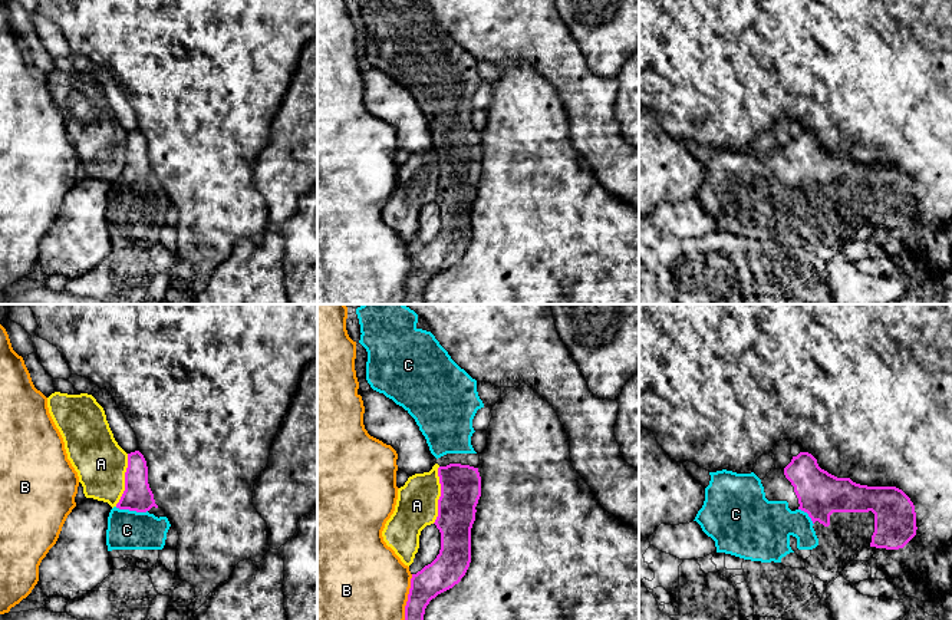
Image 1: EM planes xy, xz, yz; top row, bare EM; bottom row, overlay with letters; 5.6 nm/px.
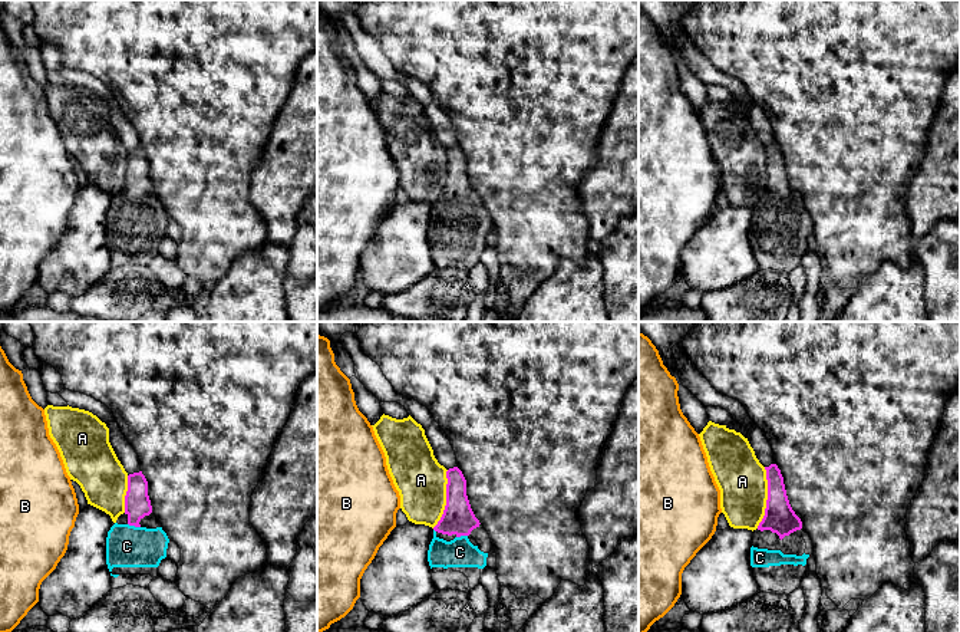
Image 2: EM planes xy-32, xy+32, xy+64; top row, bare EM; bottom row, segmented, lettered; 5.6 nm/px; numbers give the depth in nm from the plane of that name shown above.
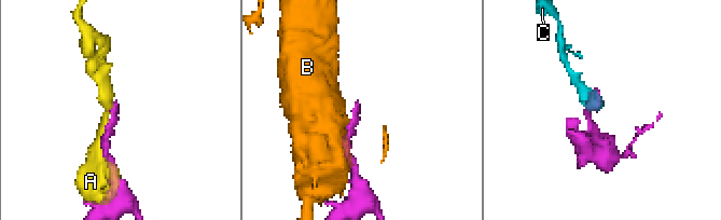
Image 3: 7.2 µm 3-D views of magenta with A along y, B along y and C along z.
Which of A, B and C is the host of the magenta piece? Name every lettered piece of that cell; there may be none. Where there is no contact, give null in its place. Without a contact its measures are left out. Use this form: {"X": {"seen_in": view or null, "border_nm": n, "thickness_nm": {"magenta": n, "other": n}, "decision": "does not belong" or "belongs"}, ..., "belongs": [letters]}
{"A": {"seen_in": "xz", "border_nm": 320, "thickness_nm": {"magenta": 220, "other": 240}, "decision": "does not belong"}, "B": {"seen_in": "xz", "border_nm": 260, "thickness_nm": {"magenta": 180, "other": 440}, "decision": "does not belong"}, "C": {"seen_in": "xy", "border_nm": 190, "thickness_nm": {"magenta": 160, "other": 220}, "decision": "belongs"}, "belongs": ["C"]}

